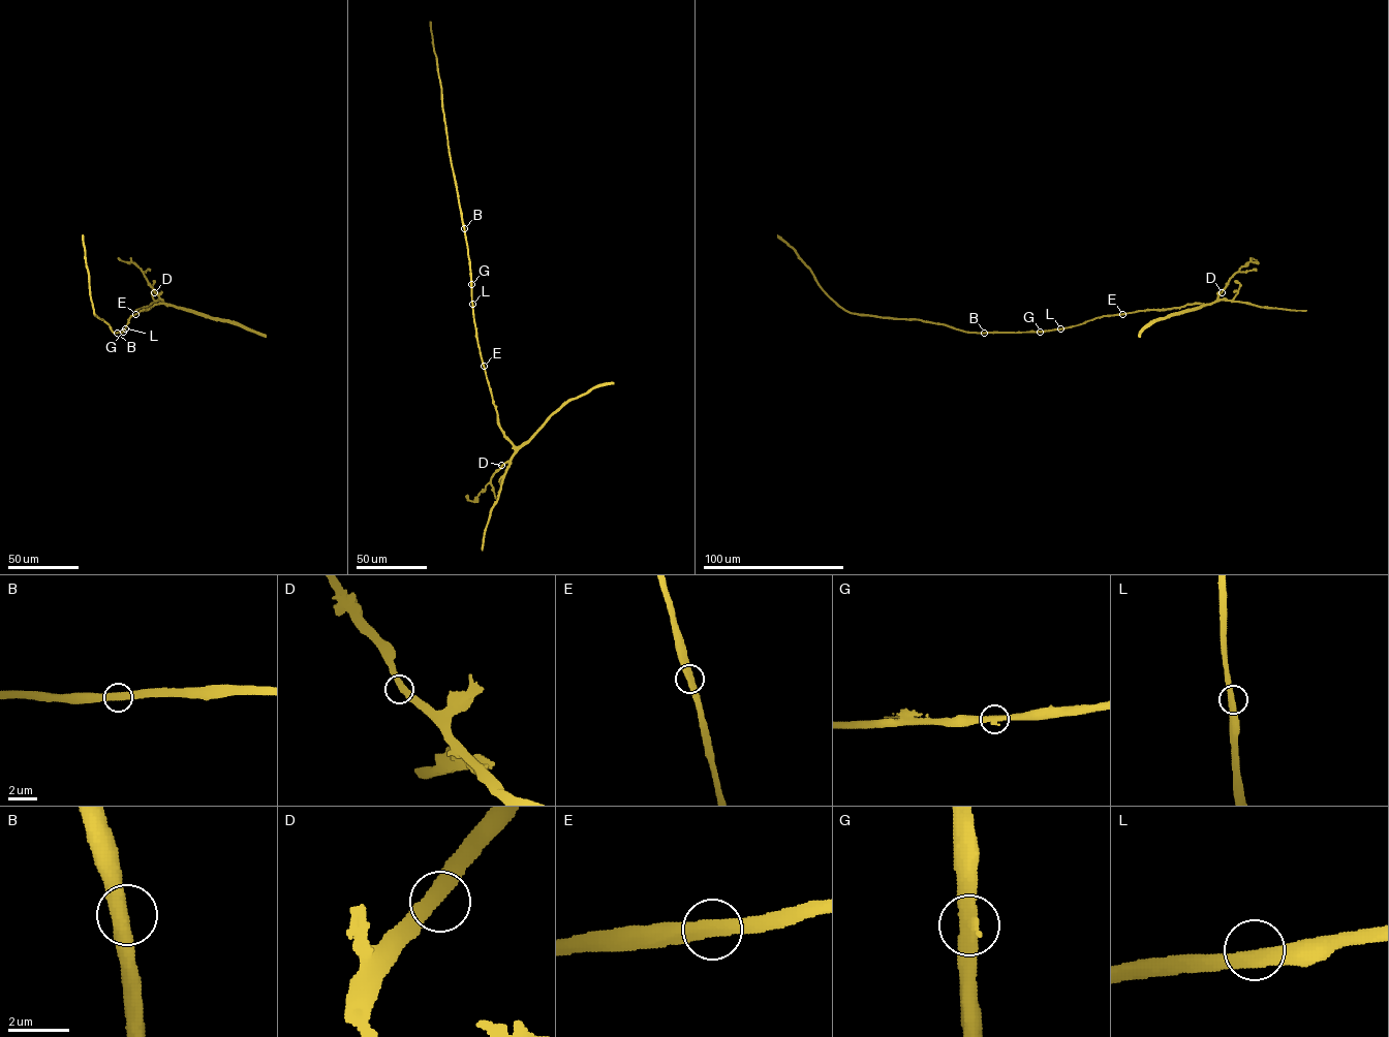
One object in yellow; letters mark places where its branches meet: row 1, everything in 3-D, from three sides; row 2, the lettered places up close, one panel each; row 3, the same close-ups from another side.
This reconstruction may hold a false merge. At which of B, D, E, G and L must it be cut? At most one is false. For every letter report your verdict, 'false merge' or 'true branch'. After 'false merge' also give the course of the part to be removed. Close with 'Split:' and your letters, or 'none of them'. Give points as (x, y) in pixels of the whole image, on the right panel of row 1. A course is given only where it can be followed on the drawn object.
B: true branch
D: true branch
E: true branch
G: true branch
L: true branch
Split: none of them

